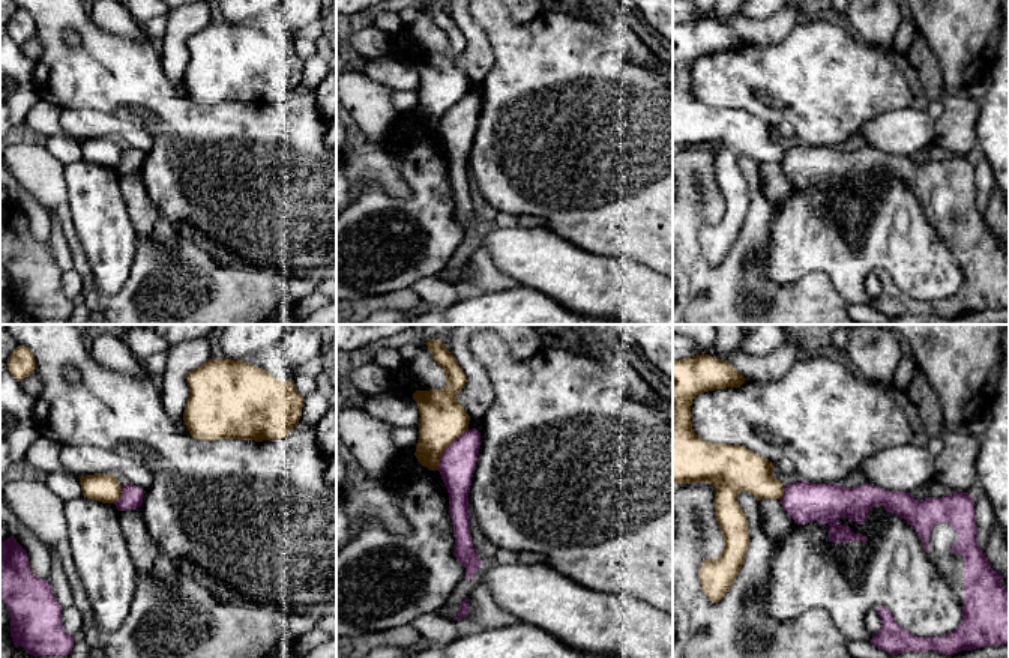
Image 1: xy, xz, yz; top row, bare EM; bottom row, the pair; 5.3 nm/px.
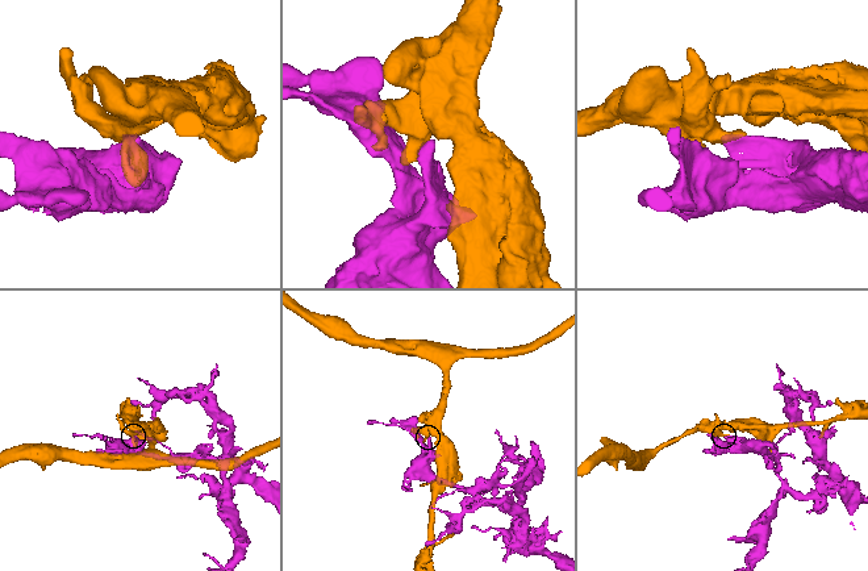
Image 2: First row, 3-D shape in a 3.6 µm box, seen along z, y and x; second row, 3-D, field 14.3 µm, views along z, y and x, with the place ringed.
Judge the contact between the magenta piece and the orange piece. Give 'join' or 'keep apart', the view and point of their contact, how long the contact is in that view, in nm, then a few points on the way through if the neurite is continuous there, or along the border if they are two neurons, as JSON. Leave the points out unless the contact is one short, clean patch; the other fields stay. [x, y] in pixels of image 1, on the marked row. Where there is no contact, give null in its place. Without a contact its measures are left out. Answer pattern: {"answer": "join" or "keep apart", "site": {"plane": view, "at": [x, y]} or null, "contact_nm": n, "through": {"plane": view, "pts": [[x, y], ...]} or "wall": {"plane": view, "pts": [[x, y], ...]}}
{"answer": "keep apart", "site": {"plane": "xz", "at": [446, 448]}, "contact_nm": 280, "wall": {"plane": "xz", "pts": [[467, 428], [445, 449], [437, 469]]}}

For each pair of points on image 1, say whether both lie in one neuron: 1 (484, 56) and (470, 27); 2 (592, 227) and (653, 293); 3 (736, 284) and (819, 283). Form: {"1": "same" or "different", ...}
{"1": "same", "2": "different", "3": "same"}

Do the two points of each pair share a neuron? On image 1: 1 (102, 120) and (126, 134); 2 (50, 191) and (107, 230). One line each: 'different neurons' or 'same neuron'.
1: same neuron
2: different neurons

